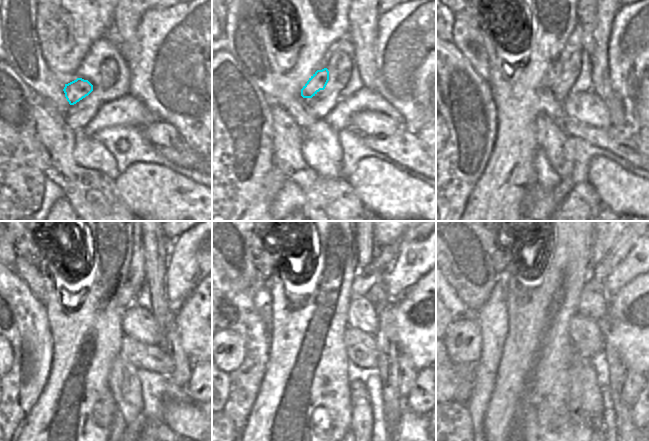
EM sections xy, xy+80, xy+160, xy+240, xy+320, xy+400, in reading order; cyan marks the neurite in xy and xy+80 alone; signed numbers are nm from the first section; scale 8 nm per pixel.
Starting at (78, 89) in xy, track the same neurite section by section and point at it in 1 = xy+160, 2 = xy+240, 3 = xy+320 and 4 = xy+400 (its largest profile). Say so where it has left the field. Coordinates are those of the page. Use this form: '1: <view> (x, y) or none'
1: xy+160 (555, 70)
2: xy+240 (128, 294)
3: xy+320 (383, 259)
4: xy+400 (623, 244)

